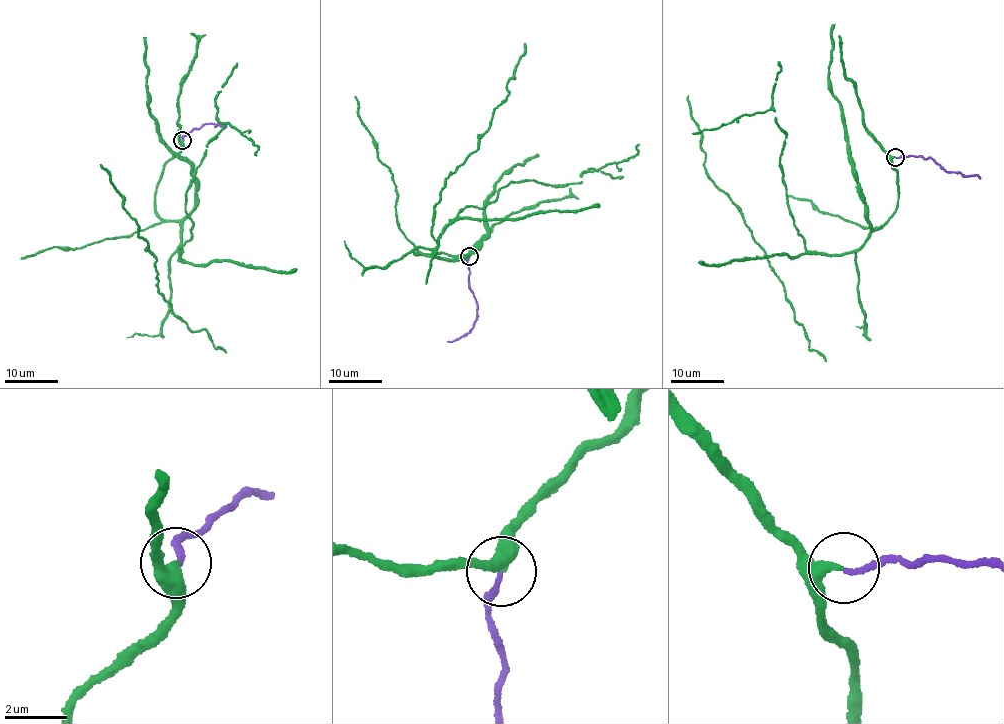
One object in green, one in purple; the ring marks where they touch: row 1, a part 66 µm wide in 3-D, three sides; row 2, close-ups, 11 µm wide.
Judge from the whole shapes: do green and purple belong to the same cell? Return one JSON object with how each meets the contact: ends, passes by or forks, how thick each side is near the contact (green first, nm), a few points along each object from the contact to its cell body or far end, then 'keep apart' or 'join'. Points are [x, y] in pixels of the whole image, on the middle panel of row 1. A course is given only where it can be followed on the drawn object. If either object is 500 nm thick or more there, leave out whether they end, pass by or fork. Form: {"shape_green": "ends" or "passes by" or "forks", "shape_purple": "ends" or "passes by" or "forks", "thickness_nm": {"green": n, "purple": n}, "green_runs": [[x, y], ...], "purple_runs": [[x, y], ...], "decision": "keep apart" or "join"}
{"shape_green": "ends", "shape_purple": "ends", "thickness_nm": {"green": 320, "purple": 170}, "green_runs": [[469, 256], [414, 256], [435, 257], [449, 222], [515, 181], [580, 182], [585, 171], [628, 160], [639, 144]], "purple_runs": [[469, 256], [468, 285], [477, 312], [474, 327], [458, 338], [447, 341]], "decision": "join"}

